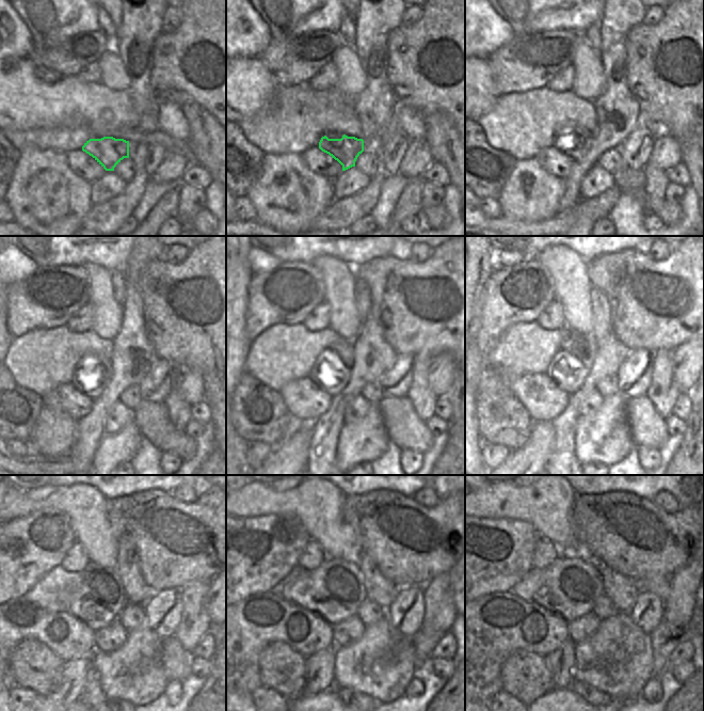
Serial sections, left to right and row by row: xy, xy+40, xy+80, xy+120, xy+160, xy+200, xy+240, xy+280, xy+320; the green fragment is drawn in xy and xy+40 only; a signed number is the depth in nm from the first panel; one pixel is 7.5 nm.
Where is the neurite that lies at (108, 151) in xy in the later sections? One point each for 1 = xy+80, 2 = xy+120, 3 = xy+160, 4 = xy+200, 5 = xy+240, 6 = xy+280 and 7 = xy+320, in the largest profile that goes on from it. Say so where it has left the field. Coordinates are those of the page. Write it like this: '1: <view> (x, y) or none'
1: xy+80 (575, 148)
2: xy+120 (89, 377)
3: xy+160 (331, 372)
4: xy+200 (571, 365)
5: xy+240 (98, 599)
6: xy+280 (335, 589)
7: xy+320 (569, 586)

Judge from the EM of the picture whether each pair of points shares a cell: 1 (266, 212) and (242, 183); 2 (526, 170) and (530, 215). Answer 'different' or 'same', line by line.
1: different
2: same

